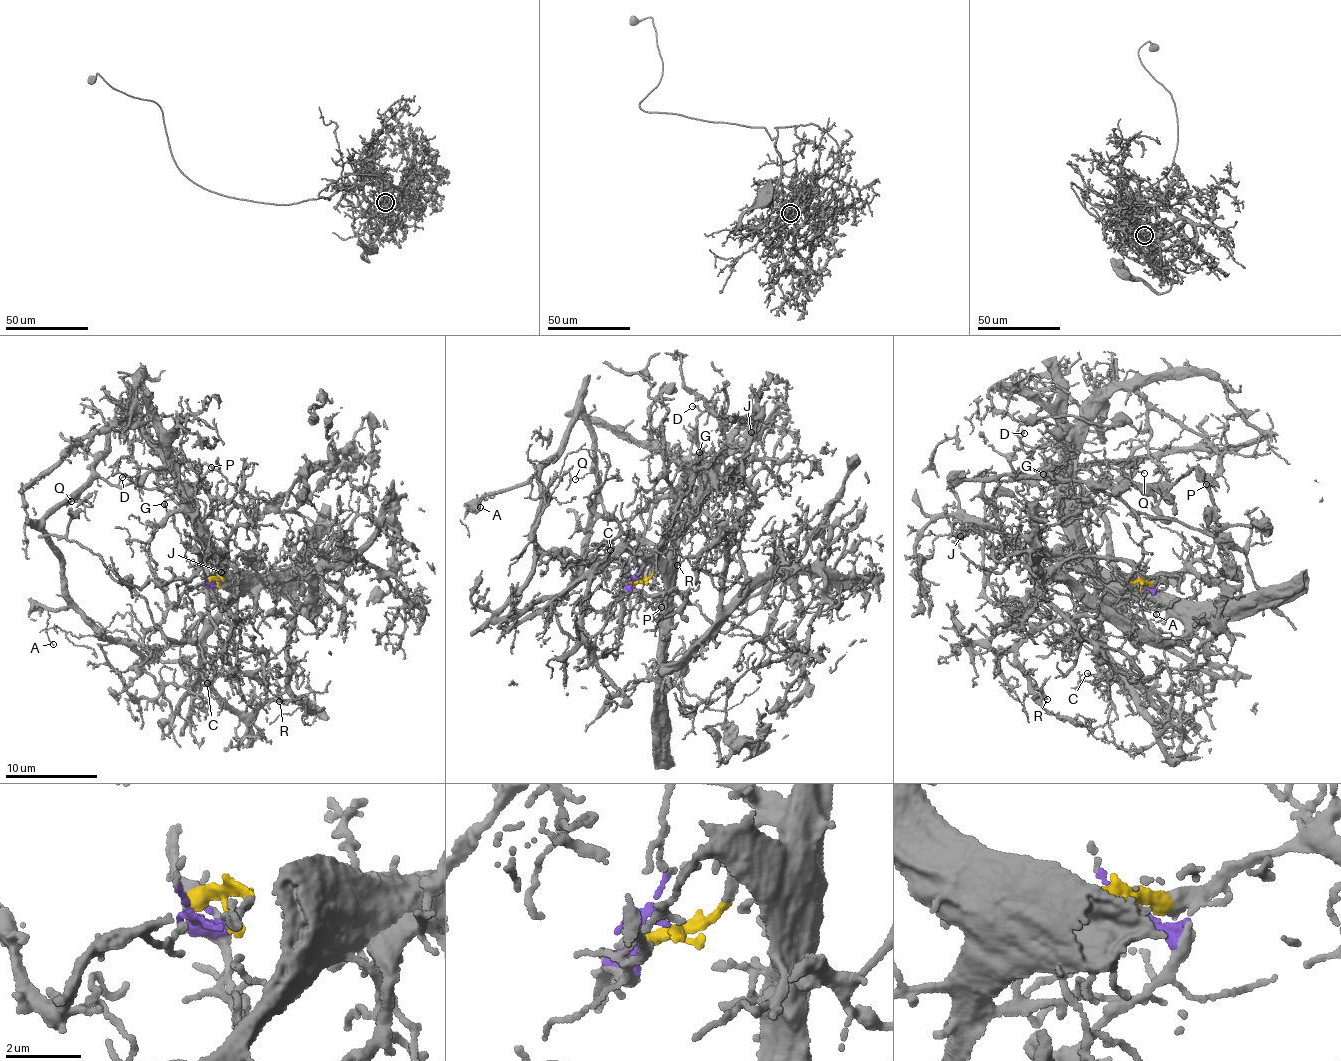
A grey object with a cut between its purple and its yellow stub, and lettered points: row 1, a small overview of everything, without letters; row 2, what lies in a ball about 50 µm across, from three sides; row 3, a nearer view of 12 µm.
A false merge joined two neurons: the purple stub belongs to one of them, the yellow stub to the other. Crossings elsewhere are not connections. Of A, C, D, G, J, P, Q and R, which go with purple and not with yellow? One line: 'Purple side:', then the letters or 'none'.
Purple side: A, Q

